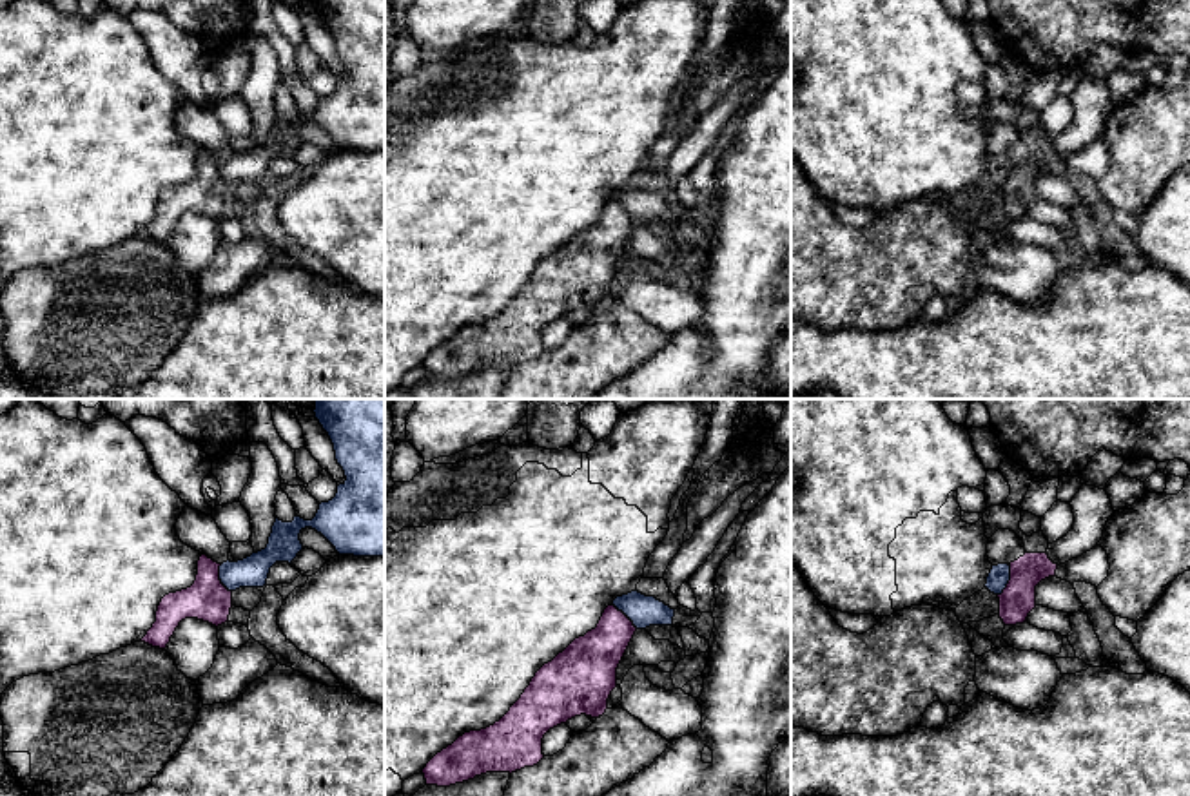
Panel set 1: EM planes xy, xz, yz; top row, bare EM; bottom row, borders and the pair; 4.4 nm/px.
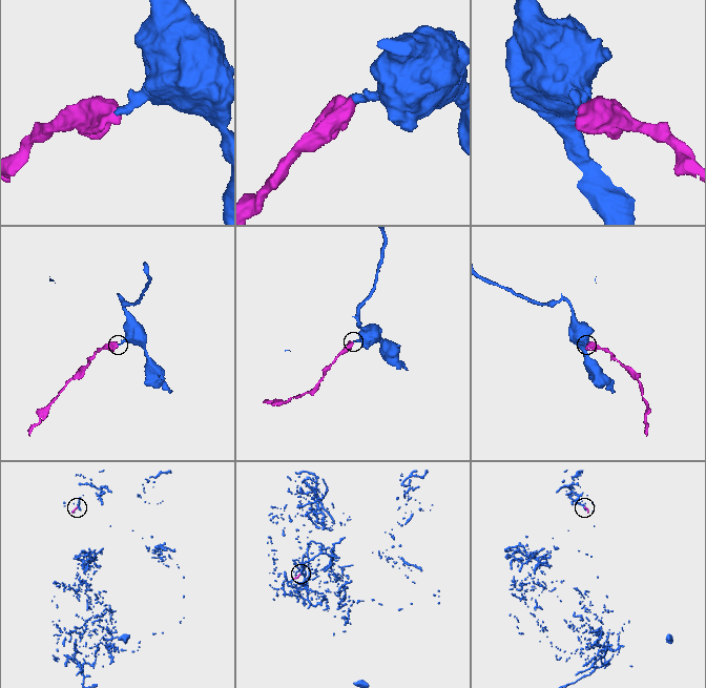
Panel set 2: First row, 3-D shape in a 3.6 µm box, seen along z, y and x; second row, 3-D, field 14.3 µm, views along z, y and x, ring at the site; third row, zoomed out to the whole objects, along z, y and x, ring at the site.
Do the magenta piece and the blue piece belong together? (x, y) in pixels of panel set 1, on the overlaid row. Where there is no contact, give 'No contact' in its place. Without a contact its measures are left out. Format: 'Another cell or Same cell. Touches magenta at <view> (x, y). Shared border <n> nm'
Another cell. Touches magenta at yz (1009, 581). Shared border 150 nm

